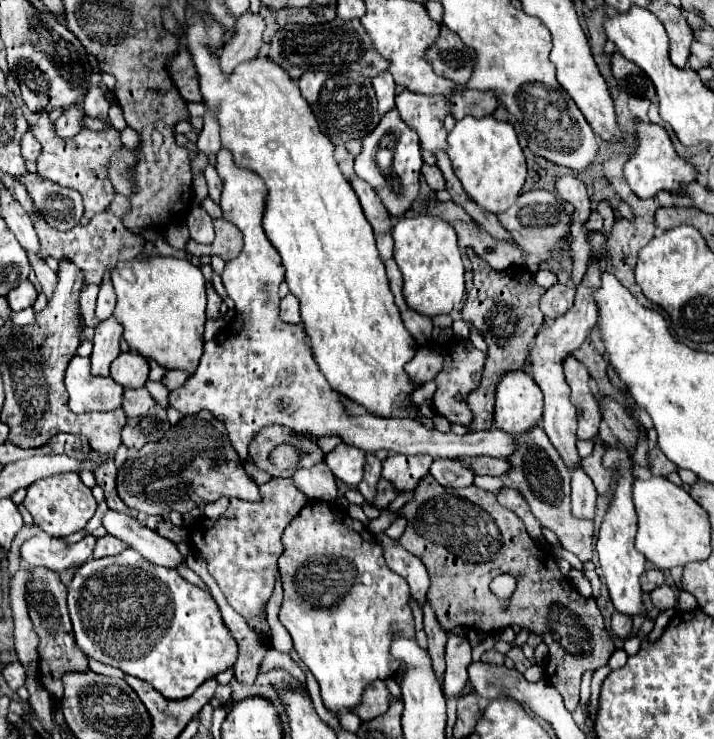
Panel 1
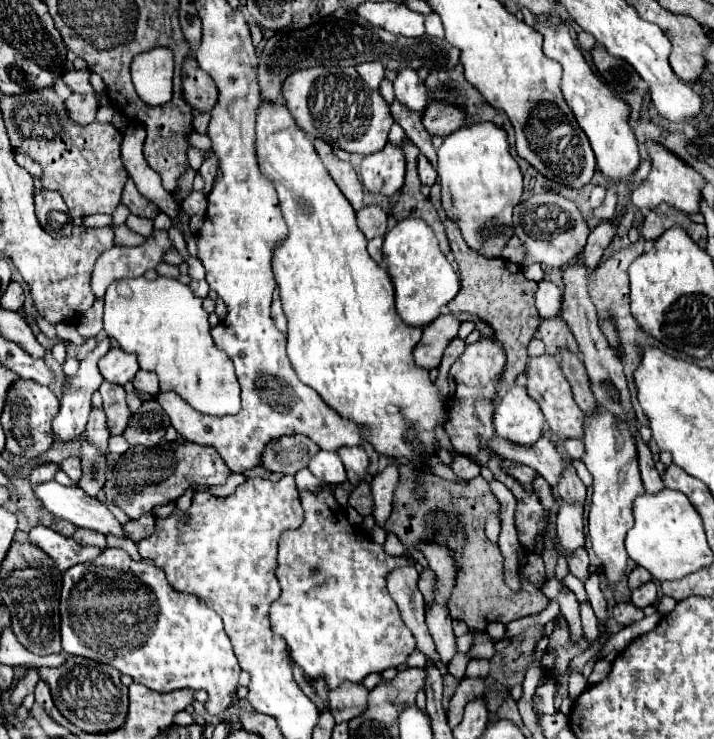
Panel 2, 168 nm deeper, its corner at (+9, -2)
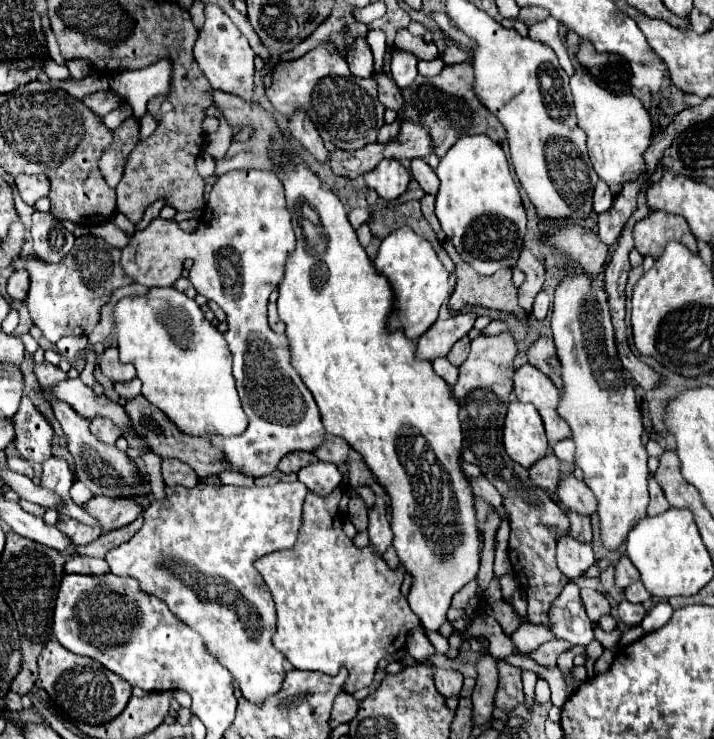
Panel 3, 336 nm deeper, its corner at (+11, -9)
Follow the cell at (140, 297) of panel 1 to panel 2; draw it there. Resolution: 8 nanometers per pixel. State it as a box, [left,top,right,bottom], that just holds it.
[104,277,240,415]

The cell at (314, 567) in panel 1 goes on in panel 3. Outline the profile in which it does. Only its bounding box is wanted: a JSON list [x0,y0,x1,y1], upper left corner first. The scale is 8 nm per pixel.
[254,488,420,694]

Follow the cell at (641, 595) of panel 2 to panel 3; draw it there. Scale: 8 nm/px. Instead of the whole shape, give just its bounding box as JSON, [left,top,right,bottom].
[624,582,650,604]

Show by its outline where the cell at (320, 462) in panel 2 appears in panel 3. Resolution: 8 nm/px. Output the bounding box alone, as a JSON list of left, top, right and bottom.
[298,462,342,496]

